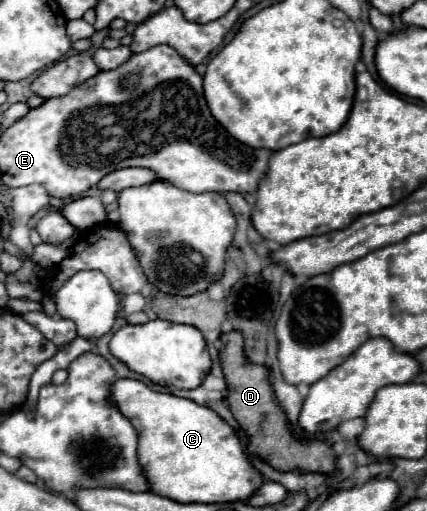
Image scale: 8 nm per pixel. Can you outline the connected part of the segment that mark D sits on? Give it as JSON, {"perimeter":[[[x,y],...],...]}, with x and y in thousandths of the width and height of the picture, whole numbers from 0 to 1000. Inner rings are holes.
{"perimeter":[[[543,646],[520,658],[529,669],[515,685],[515,705],[525,720],[525,736],[553,736],[548,748],[534,755],[534,787],[539,798],[562,826],[562,834],[585,853],[581,881],[637,908],[646,920],[703,920],[703,924],[754,924],[778,928],[787,916],[787,892],[778,885],[778,873],[768,873],[754,861],[693,861],[679,845],[670,806],[651,795],[651,783],[632,755],[632,724],[623,716],[604,716],[576,705],[571,697],[571,669],[567,654],[557,646]]]}

